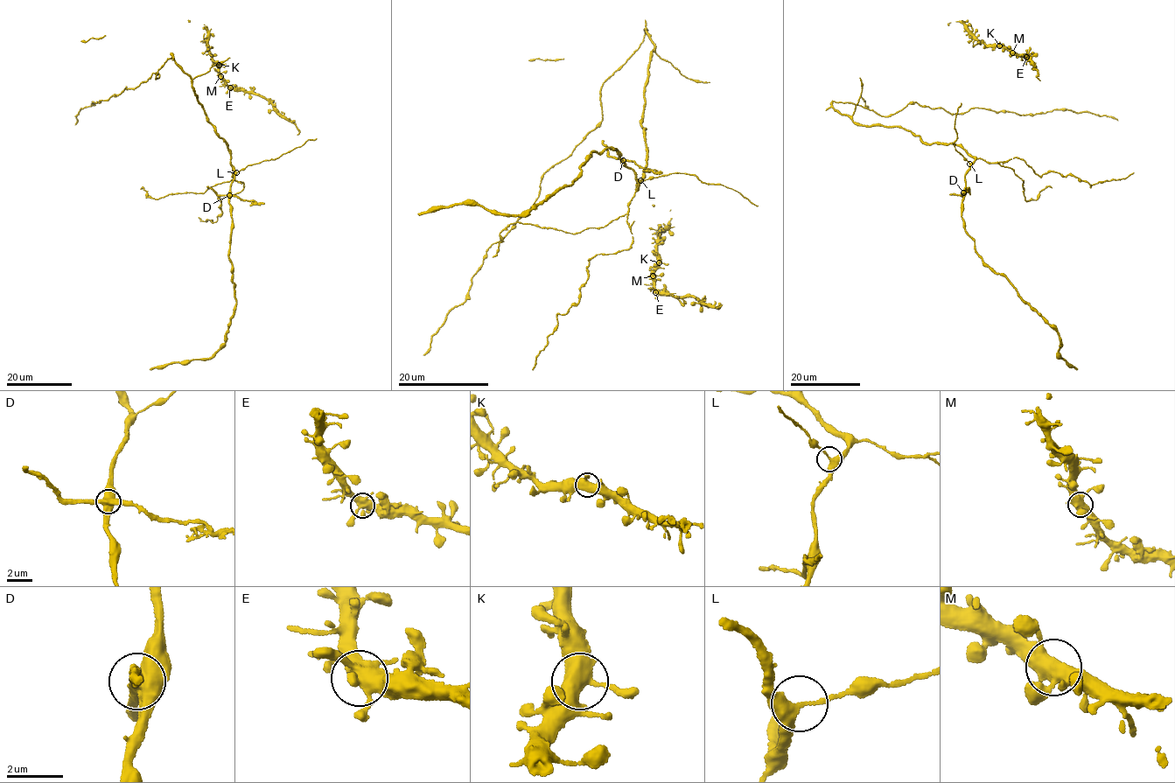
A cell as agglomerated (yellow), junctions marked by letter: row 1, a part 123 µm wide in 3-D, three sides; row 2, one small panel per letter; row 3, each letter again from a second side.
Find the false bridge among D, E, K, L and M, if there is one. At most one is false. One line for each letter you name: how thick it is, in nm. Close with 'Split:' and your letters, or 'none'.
D: Thickness 500 nm
Split: D

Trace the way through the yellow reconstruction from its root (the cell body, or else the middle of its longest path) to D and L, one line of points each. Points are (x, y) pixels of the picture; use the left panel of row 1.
D: (195, 95), (213, 129), (228, 146), (235, 173), (229, 195)
L: (195, 95), (213, 129), (228, 146), (232, 166), (236, 172)

